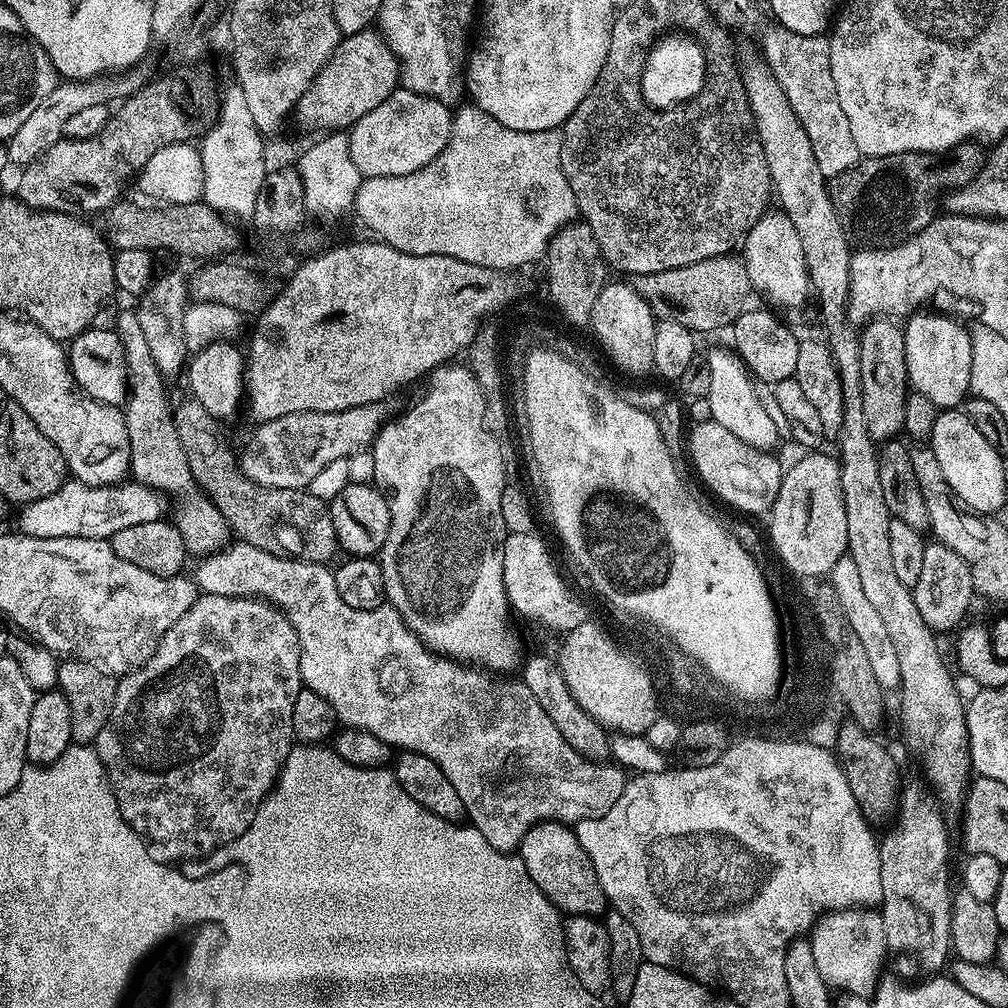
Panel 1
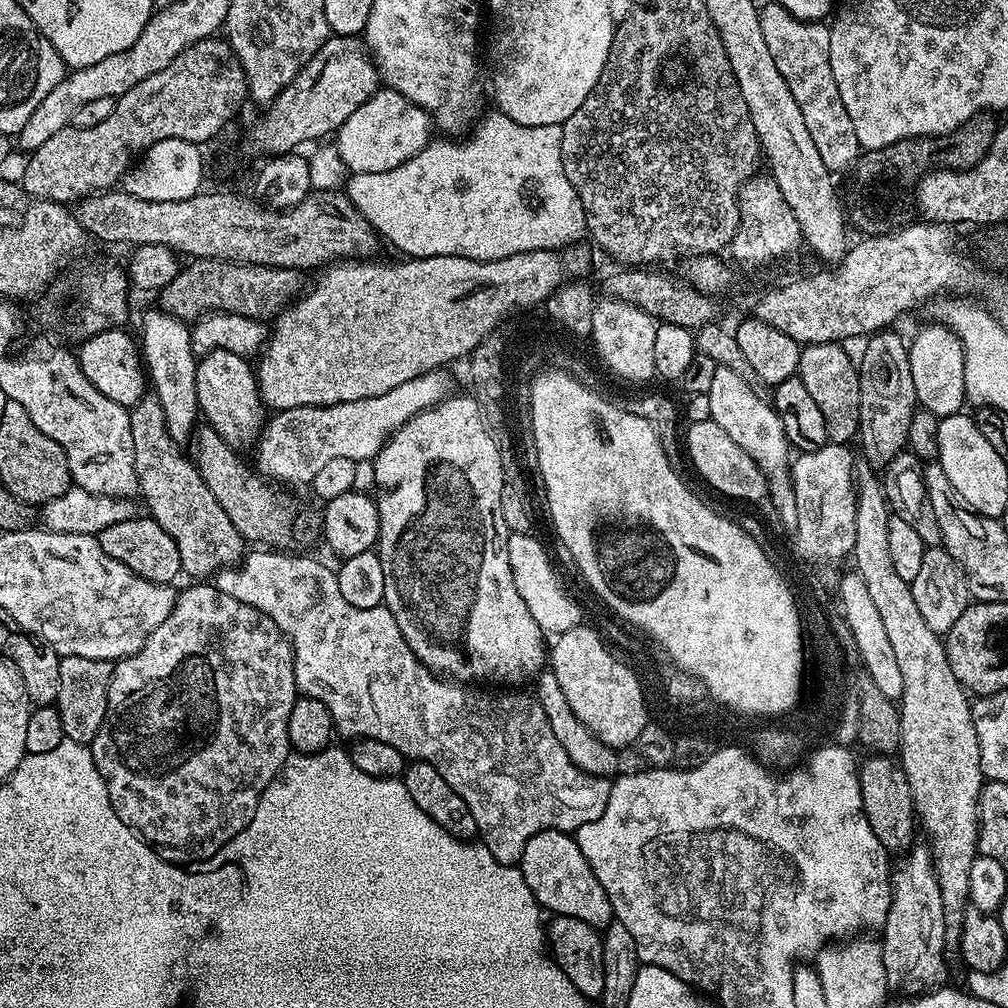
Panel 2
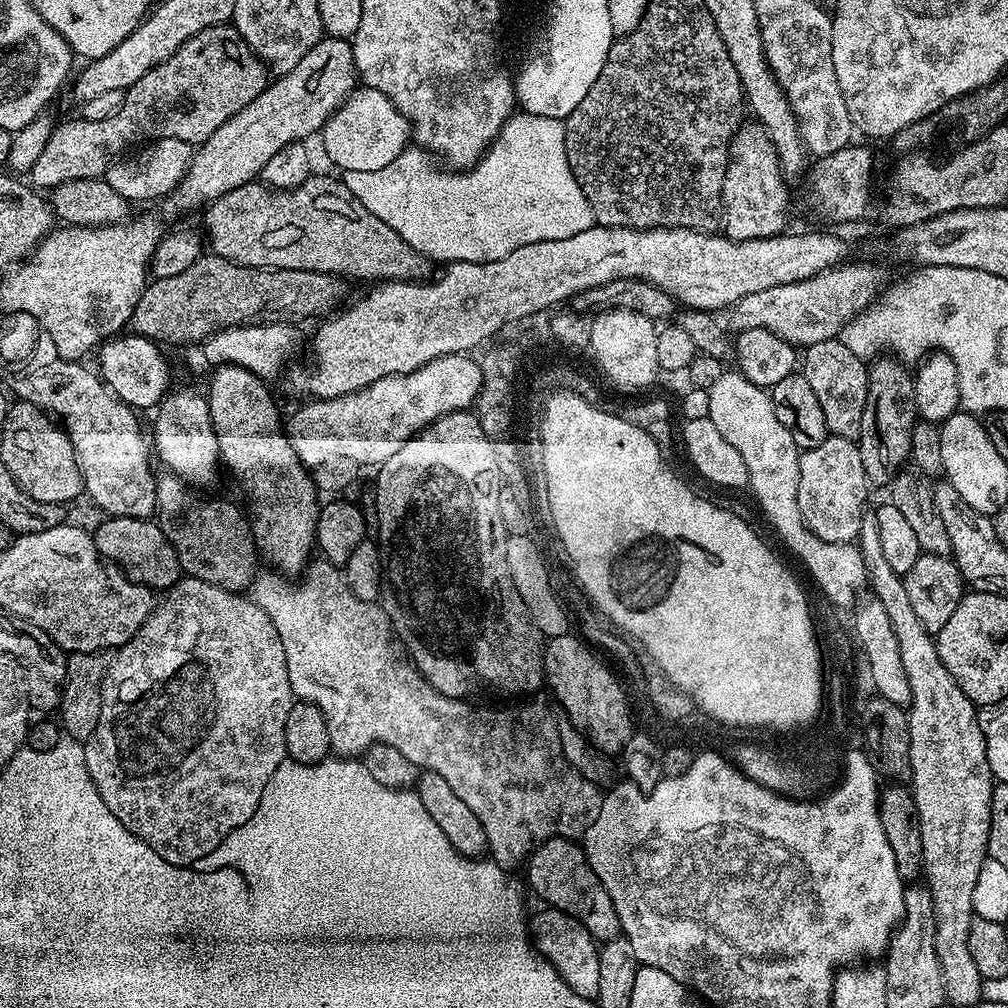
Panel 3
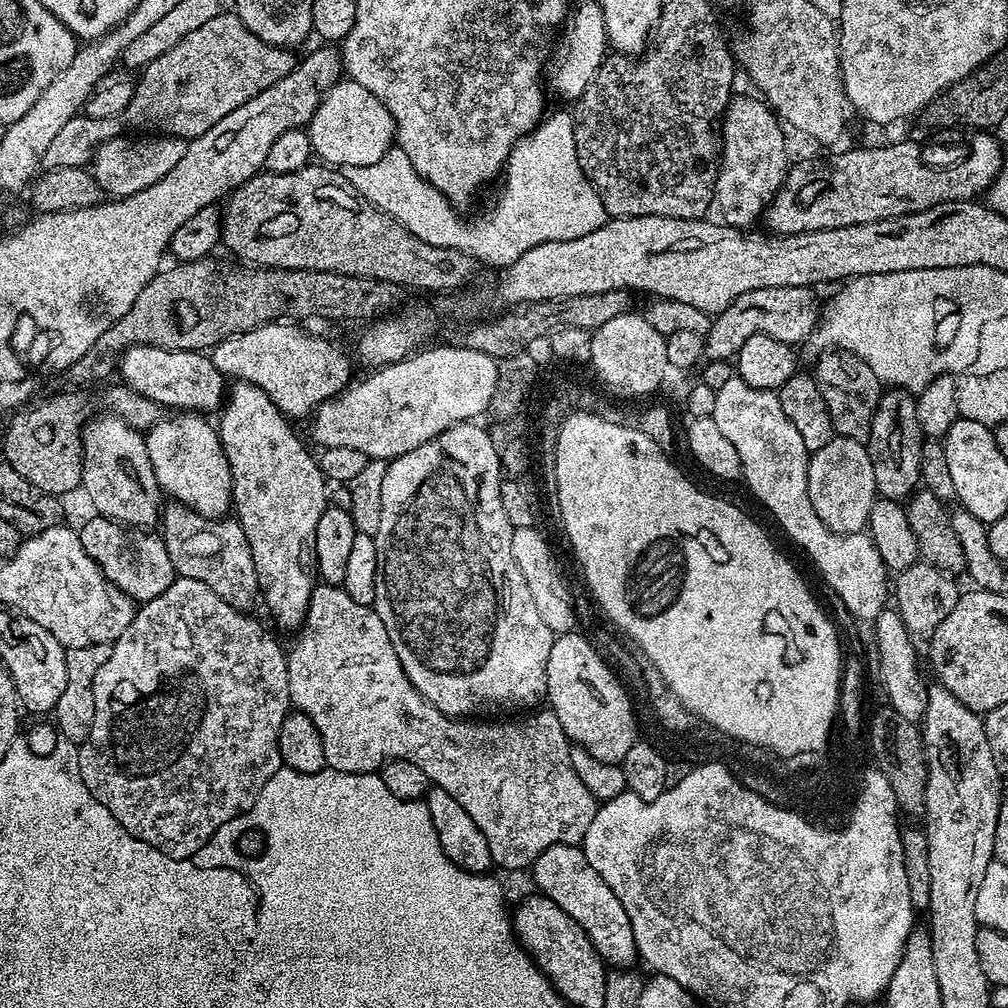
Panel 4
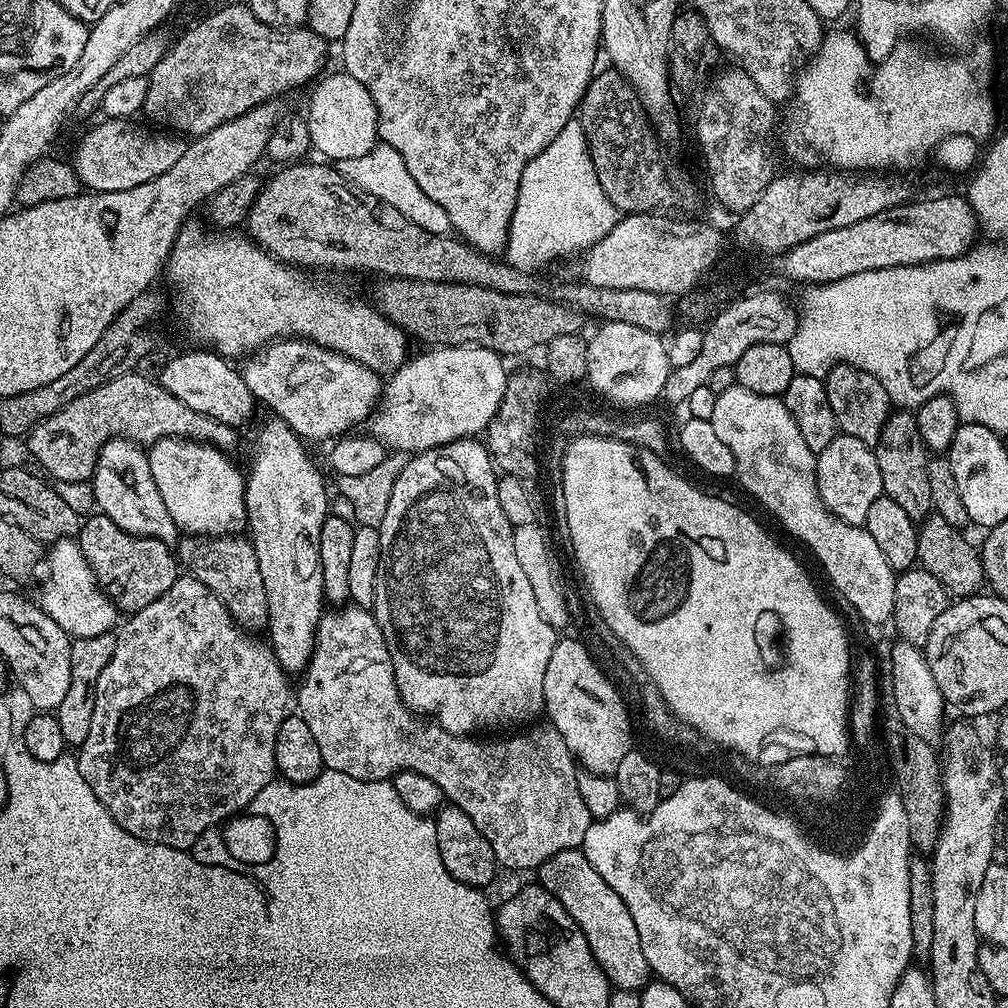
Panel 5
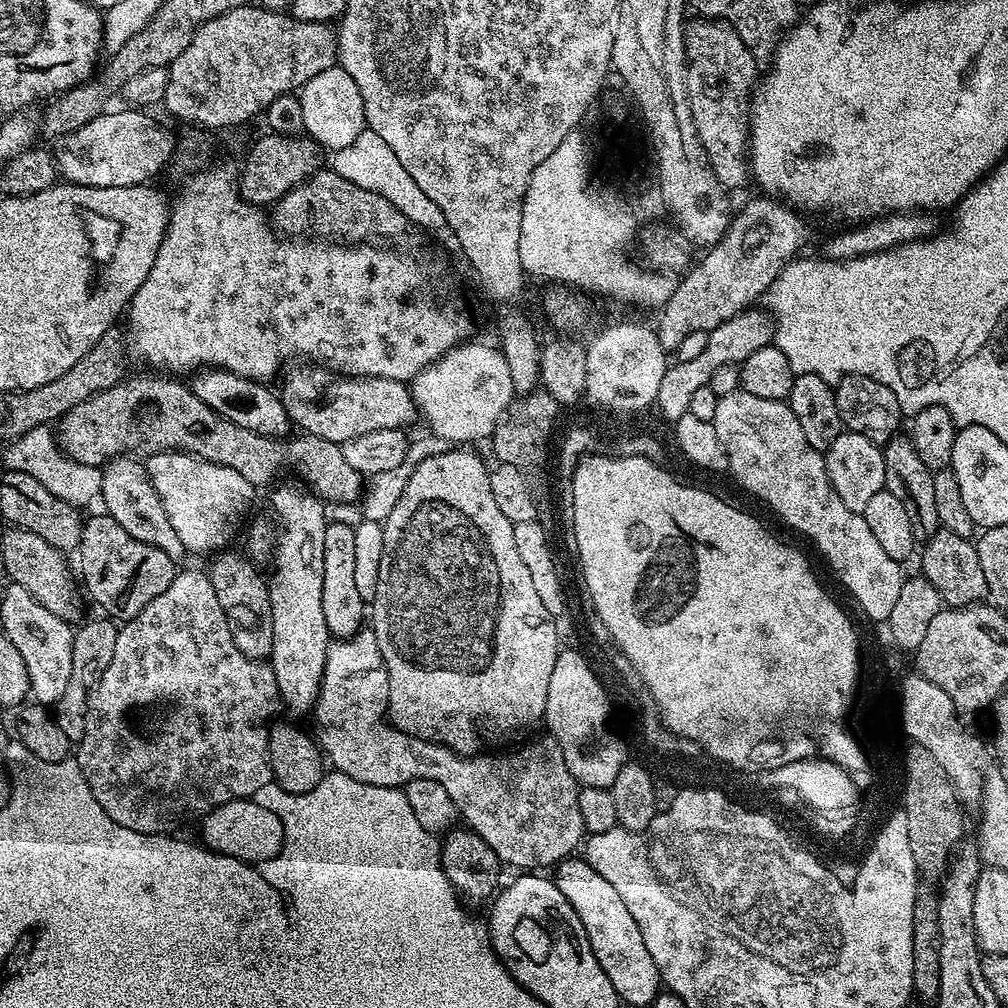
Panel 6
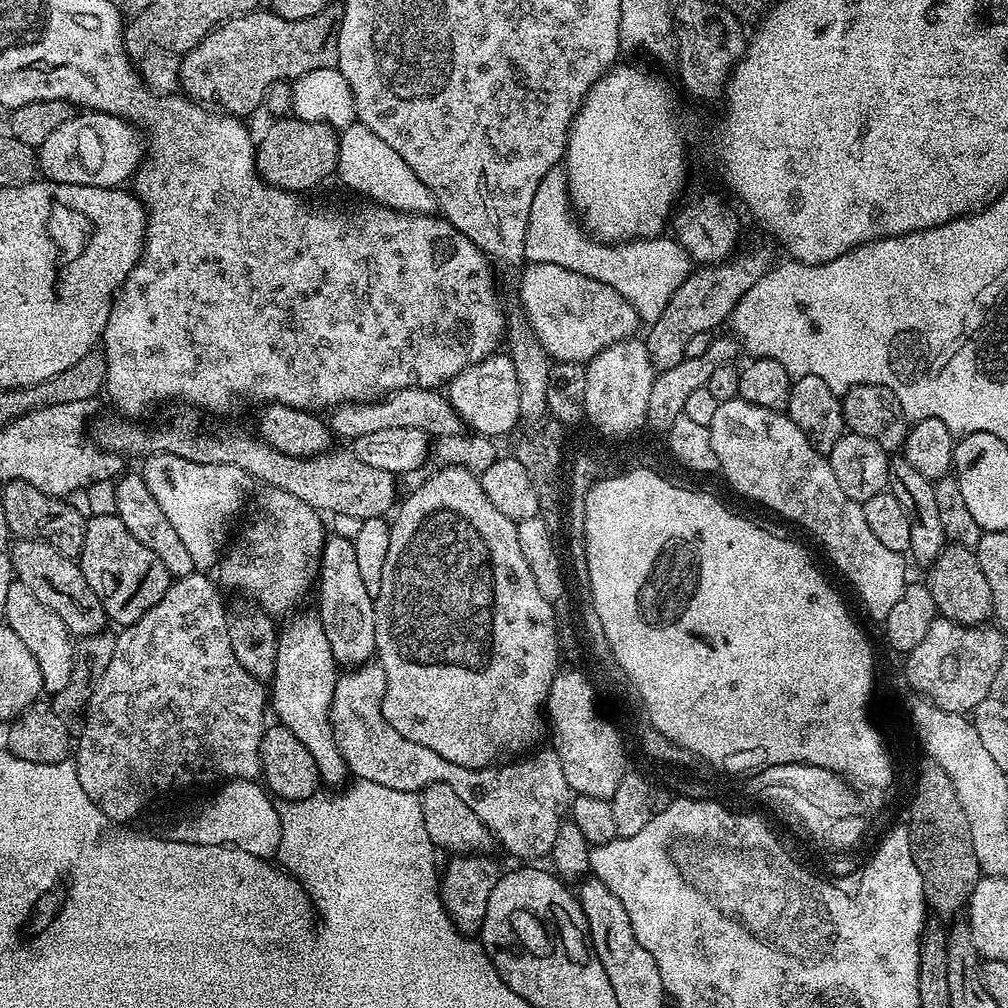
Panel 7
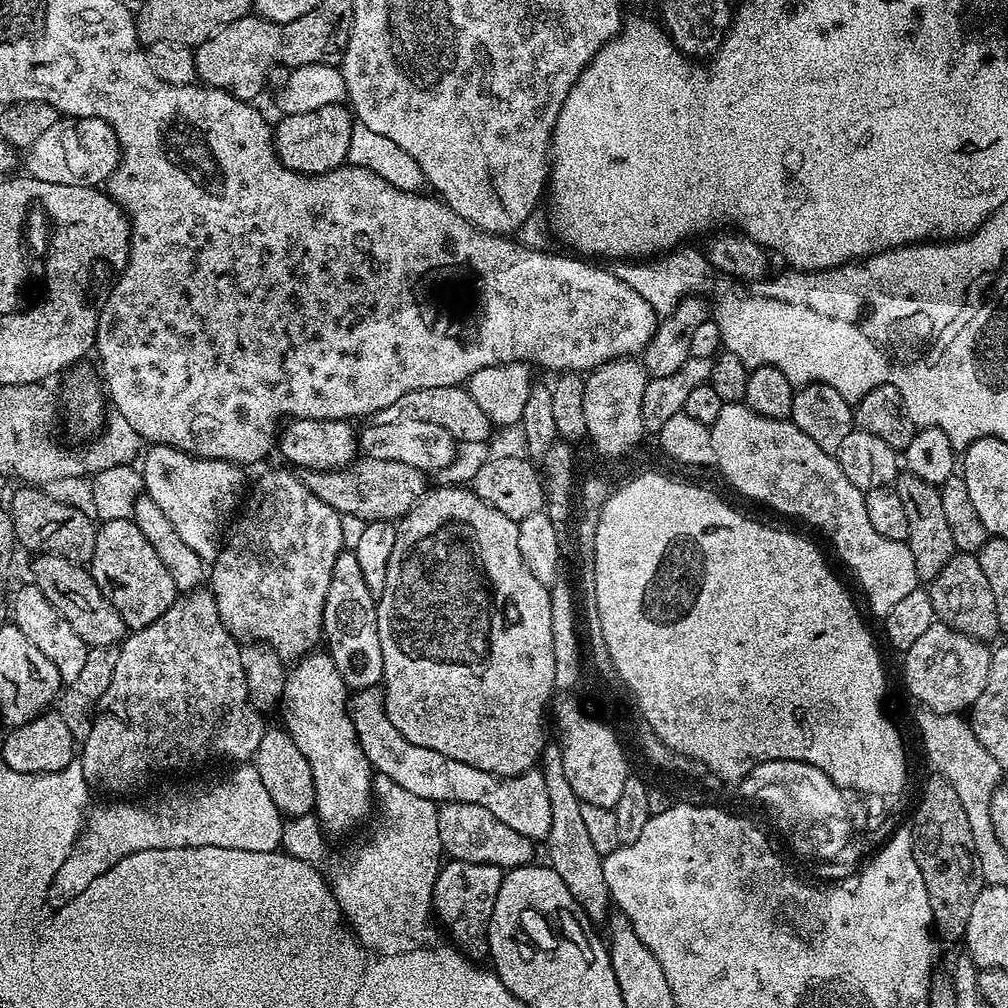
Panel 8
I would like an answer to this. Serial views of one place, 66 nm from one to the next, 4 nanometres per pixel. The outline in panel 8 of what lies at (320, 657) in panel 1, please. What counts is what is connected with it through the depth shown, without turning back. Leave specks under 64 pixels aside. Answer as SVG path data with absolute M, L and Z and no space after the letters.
M360 690L351 697L350 715L360 748L369 764L379 775L402 786L402 790L410 790L410 794L418 794L418 798L433 802L474 802L478 806L486 806L498 822L506 822L510 830L516 830L534 842L547 837L550 830L550 798L539 767L529 768L517 776L495 776L446 754L438 754L426 746L414 746L414 742L402 738L400 731L390 723L381 697L372 690Z

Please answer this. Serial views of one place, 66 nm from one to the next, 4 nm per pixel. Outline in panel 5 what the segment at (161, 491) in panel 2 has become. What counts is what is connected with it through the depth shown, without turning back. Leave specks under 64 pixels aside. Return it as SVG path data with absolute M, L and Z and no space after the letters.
M239 535L199 538L181 537L176 546L179 561L187 564L189 575L202 582L226 606L237 625L247 632L258 632L267 627L269 603L266 602L265 582L259 569L256 551L251 541Z

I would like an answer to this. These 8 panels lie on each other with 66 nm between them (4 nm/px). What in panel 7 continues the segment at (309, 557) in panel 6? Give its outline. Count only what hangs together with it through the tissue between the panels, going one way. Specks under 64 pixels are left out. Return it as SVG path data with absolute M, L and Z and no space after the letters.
M315 611L299 612L279 633L276 668L270 677L270 708L273 713L276 711L275 719L284 724L286 730L306 746L306 750L310 750L321 781L325 785L343 785L344 776L347 777L349 771L340 747L336 745L336 733L330 719L338 665L319 615Z

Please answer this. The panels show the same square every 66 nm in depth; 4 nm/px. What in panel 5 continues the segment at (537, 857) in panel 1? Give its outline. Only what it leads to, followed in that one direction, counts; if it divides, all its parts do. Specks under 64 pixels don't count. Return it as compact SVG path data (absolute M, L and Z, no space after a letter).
M575 848L554 854L554 858L541 864L538 869L538 883L578 922L582 934L586 934L586 942L590 942L590 950L602 966L609 984L613 989L632 990L640 992L650 983L650 969L646 962L646 954L642 954L642 941L638 939L638 926L634 926L634 918L630 918L626 903L590 866L590 862L584 857L584 853Z

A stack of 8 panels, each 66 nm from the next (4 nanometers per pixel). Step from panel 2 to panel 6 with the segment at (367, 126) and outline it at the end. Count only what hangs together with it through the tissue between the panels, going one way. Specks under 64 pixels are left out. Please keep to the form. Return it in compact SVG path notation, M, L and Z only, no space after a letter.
M338 64L316 74L310 82L303 85L298 97L305 133L325 149L336 151L342 146L348 146L358 138L358 134L366 130L367 120L361 90L354 78Z

